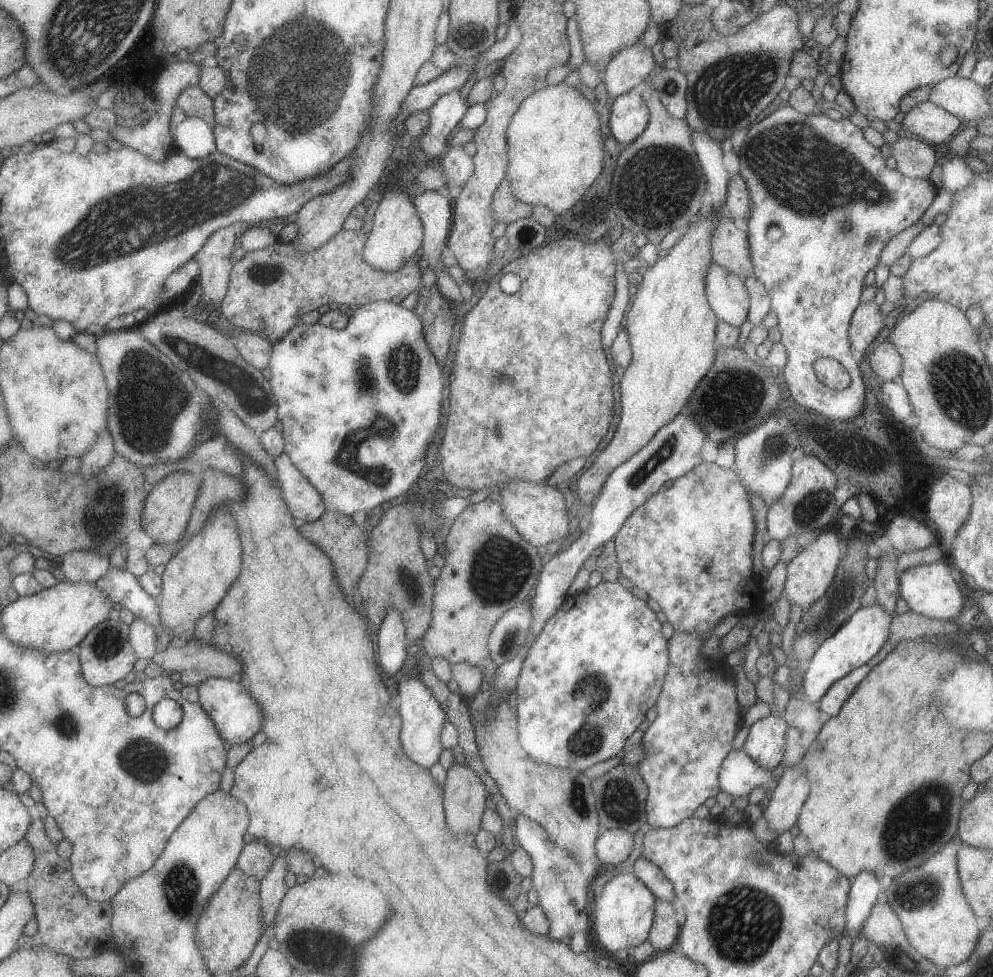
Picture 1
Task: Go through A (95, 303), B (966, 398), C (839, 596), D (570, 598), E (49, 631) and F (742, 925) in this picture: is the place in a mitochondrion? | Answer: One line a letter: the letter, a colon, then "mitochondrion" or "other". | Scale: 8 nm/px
A: other
B: mitochondrion
C: other
D: other
E: other
F: mitochondrion

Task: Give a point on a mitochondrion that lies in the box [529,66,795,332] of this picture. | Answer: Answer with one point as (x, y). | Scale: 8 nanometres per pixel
(670, 165)

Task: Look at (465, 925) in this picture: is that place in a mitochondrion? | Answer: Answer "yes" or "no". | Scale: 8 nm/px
no

